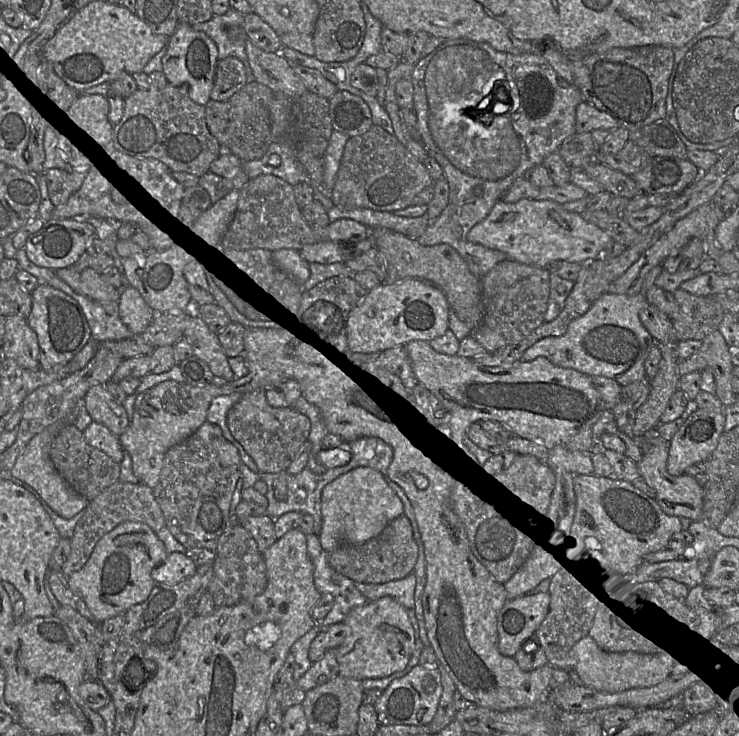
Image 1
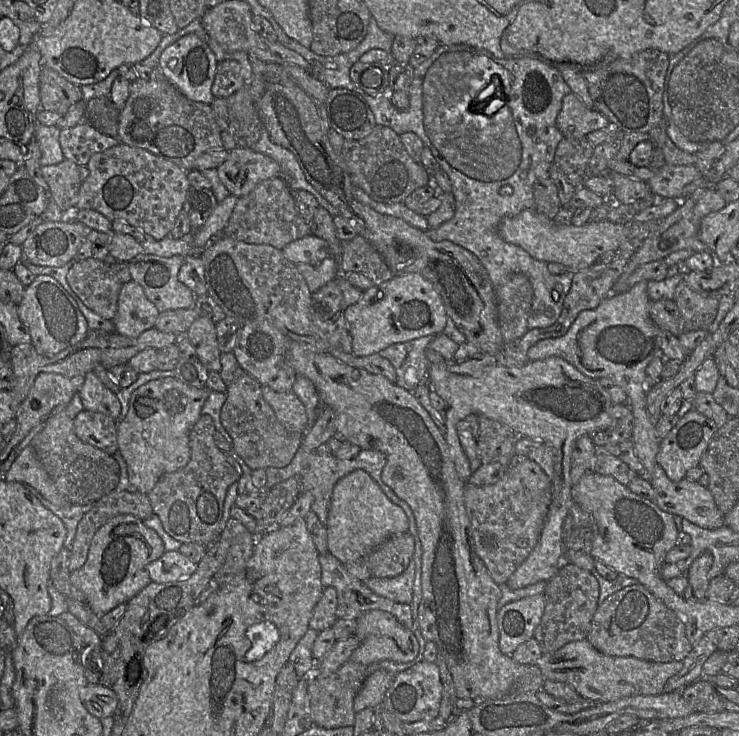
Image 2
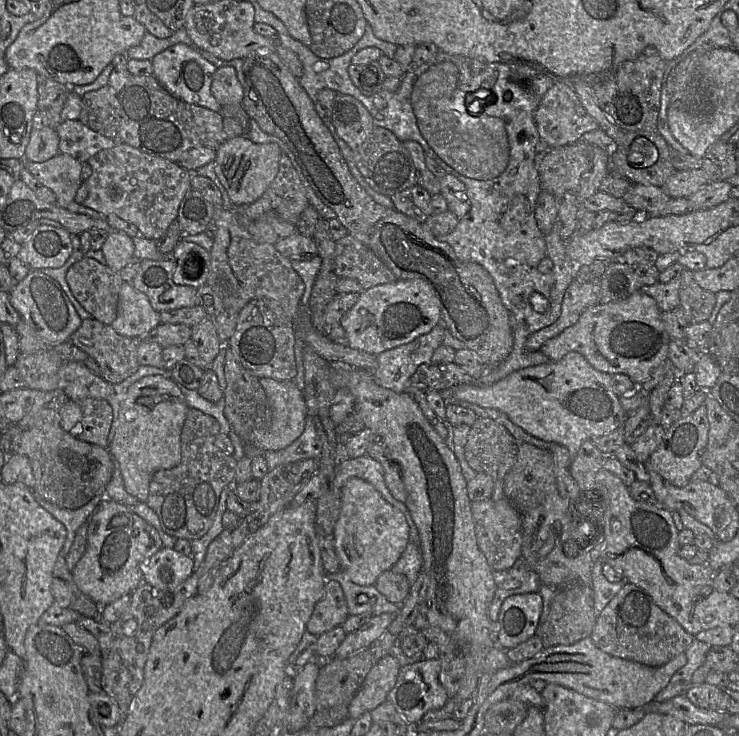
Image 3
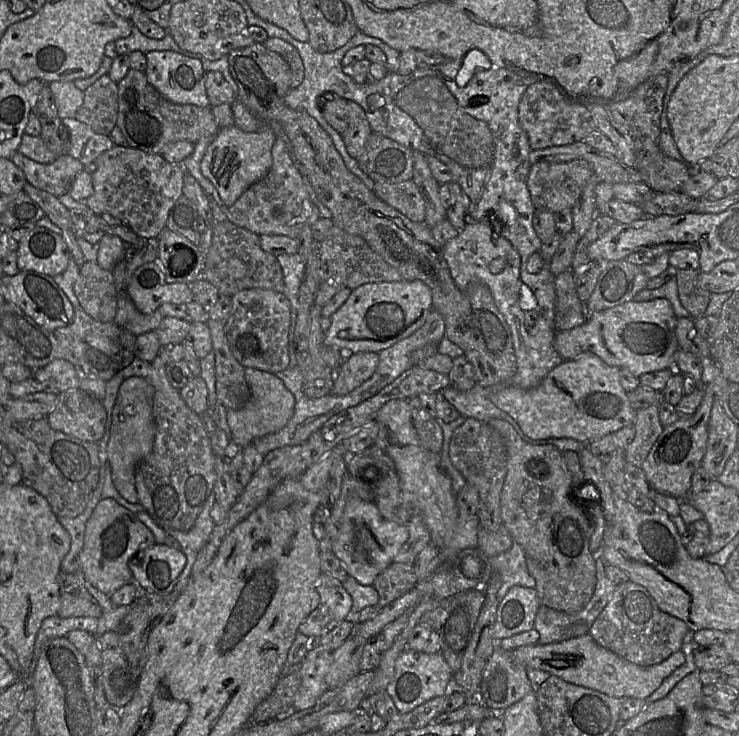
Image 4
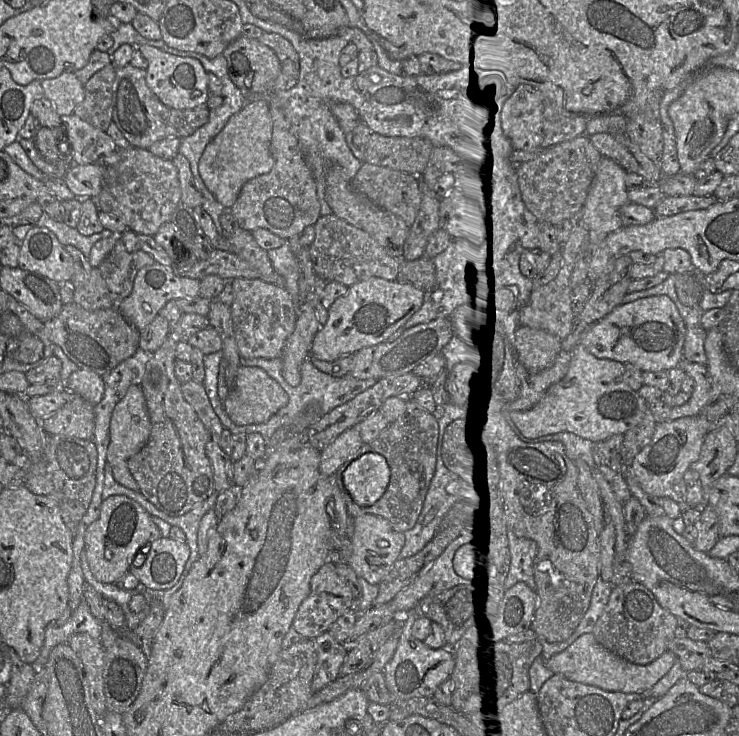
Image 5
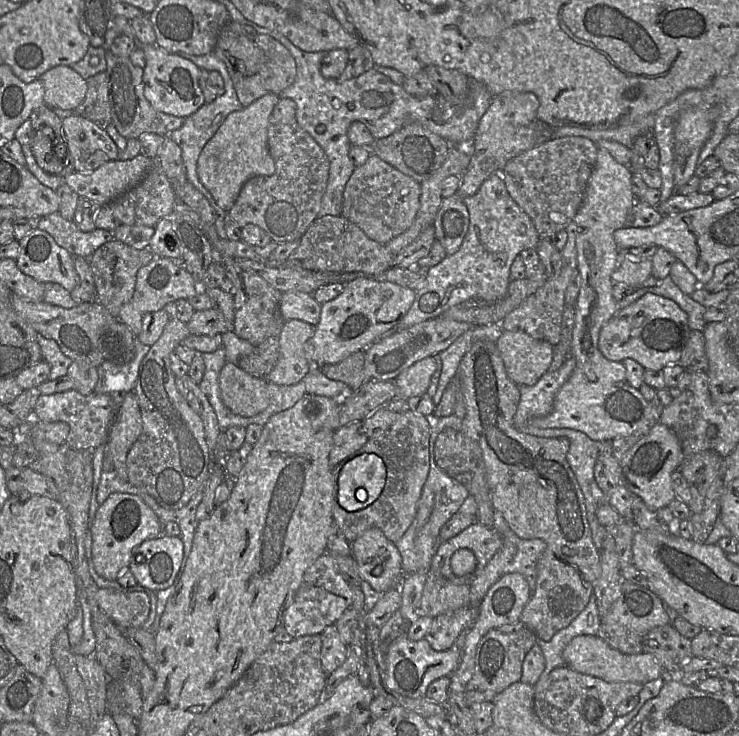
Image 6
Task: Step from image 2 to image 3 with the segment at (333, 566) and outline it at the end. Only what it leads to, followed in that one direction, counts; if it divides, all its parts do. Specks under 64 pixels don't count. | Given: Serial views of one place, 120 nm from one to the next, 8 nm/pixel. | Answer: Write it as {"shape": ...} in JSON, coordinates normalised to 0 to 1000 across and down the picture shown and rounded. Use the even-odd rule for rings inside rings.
{"shape":[[[464,773],[441,780],[441,788],[453,788],[461,795],[474,837],[493,833],[502,833],[505,837],[518,833],[537,836],[543,827],[544,819],[526,818],[507,795],[486,796],[478,792]]]}

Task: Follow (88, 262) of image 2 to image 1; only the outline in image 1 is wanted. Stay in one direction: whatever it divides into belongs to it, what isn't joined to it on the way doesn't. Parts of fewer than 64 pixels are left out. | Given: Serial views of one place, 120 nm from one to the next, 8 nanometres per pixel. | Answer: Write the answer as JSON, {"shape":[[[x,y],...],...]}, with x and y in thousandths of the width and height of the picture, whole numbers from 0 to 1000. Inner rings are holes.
{"shape":[[[100,363],[77,365],[78,376],[104,398],[135,412],[161,410],[164,394],[145,385],[138,372],[119,363],[104,368]]]}

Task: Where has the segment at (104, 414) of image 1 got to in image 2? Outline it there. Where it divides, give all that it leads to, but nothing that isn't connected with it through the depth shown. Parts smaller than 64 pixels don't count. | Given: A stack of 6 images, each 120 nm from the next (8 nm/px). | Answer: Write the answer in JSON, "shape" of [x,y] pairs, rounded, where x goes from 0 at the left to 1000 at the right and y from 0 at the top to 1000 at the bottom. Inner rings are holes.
{"shape":[[[127,504],[115,510],[115,519],[107,531],[114,557],[143,563],[160,569],[164,549],[157,535],[149,531]]]}

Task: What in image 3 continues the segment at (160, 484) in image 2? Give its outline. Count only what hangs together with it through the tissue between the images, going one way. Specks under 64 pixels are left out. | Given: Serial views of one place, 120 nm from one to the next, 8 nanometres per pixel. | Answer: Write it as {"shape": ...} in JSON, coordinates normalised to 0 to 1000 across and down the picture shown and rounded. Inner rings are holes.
{"shape":[[[256,554],[245,587],[245,626],[235,636],[212,640],[202,660],[199,686],[212,698],[223,724],[240,732],[261,735],[275,730],[286,717],[298,673],[304,662],[317,659],[321,624],[299,613],[291,603],[298,588],[295,572],[268,556]]]}

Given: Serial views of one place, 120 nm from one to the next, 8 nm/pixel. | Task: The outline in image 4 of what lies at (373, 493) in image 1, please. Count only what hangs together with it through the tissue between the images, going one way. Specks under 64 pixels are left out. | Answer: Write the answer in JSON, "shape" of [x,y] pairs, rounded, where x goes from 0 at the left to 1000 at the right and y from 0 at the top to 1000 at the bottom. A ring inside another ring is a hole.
{"shape":[[[487,677],[471,681],[456,723],[449,749],[471,781],[491,796],[505,793],[509,784],[533,764],[535,755],[553,731],[552,713],[520,705],[507,683]]]}

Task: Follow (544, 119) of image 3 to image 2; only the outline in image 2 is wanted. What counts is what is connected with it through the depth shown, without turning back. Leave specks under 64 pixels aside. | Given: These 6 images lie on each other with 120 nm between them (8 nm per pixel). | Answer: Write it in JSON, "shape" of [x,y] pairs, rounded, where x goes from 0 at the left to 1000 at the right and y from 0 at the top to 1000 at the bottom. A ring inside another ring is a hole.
{"shape":[[[775,125],[763,130],[752,171],[767,189],[788,189],[798,179],[828,173],[817,156],[796,148]]]}

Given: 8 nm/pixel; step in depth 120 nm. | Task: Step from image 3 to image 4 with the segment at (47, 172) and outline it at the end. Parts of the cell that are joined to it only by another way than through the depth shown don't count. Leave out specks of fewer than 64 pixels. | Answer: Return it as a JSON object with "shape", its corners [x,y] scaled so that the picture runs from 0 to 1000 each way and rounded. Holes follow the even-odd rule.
{"shape":[[[26,205],[14,216],[32,234],[38,249],[76,268],[92,264],[104,236],[115,230],[107,217],[93,209],[77,213],[68,223],[51,221]]]}

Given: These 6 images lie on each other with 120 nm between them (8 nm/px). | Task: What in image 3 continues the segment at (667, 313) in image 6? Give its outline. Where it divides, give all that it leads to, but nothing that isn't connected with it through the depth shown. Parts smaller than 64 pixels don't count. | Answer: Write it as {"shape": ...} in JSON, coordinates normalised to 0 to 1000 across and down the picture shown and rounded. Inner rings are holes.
{"shape":[[[861,395],[844,408],[796,418],[778,442],[740,463],[732,478],[748,490],[771,478],[782,478],[806,503],[846,508],[865,526],[886,500],[904,489],[907,463],[888,409],[869,395]]]}

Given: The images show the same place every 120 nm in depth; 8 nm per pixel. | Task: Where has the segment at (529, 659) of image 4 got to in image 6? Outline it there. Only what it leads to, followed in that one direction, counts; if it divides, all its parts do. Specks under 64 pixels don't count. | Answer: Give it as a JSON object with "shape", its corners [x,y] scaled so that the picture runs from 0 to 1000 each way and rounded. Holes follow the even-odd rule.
{"shape":[[[783,863],[777,865],[762,885],[762,894],[769,906],[793,917],[812,921],[821,927],[859,927],[869,931],[889,923],[900,913],[896,904],[882,889],[844,889],[825,879],[808,863]]]}

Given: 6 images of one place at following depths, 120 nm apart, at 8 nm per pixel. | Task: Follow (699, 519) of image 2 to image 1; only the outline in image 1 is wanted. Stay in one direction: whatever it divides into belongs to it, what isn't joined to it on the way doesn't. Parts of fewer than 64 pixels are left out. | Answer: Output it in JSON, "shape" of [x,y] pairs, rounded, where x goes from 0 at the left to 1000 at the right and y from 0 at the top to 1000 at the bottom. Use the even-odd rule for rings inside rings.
{"shape":[[[888,587],[881,606],[876,606],[862,629],[867,648],[888,667],[886,679],[899,697],[907,701],[927,702],[936,708],[949,707],[951,690],[953,664],[945,658],[939,647],[923,644],[911,647],[903,640],[903,624],[905,618],[905,601],[893,595]]]}

